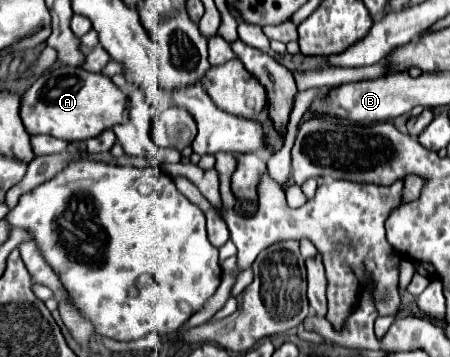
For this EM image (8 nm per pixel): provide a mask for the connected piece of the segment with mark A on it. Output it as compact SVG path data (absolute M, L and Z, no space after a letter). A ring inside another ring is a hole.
M76 66L46 70L22 96L20 116L30 136L50 134L68 142L88 140L114 124L124 122L126 94L104 74L92 74Z

